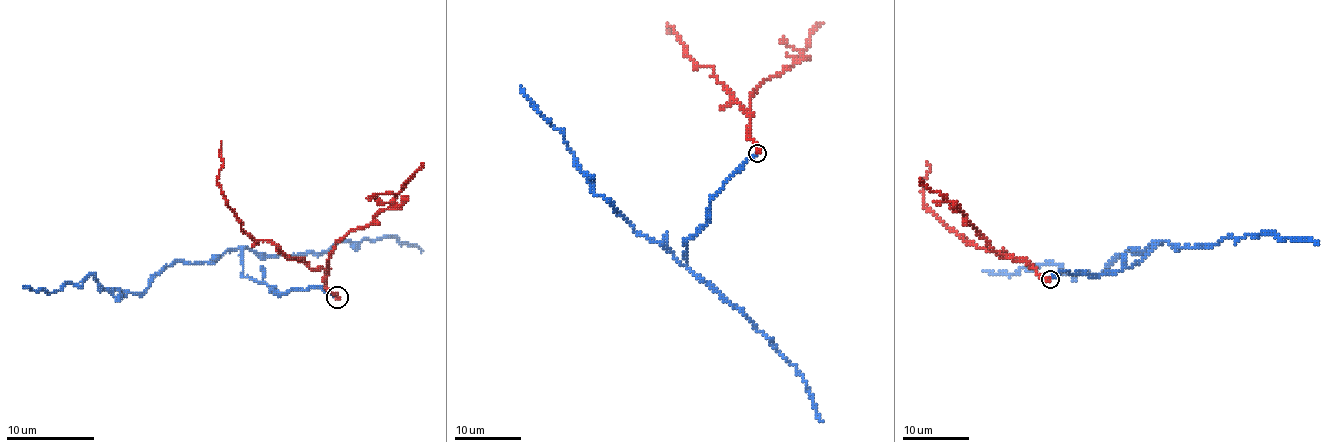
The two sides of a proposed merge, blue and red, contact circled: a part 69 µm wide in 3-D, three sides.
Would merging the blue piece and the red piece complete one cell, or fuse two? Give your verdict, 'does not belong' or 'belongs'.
belongs

